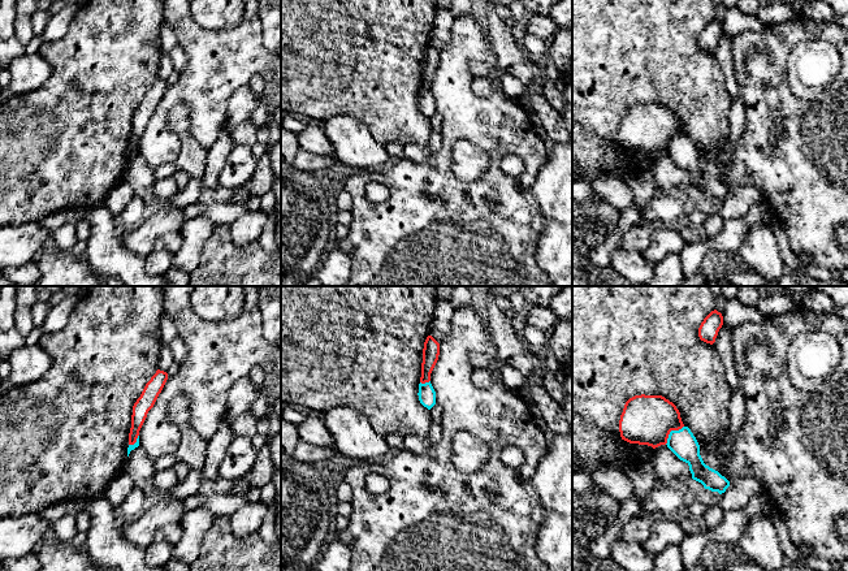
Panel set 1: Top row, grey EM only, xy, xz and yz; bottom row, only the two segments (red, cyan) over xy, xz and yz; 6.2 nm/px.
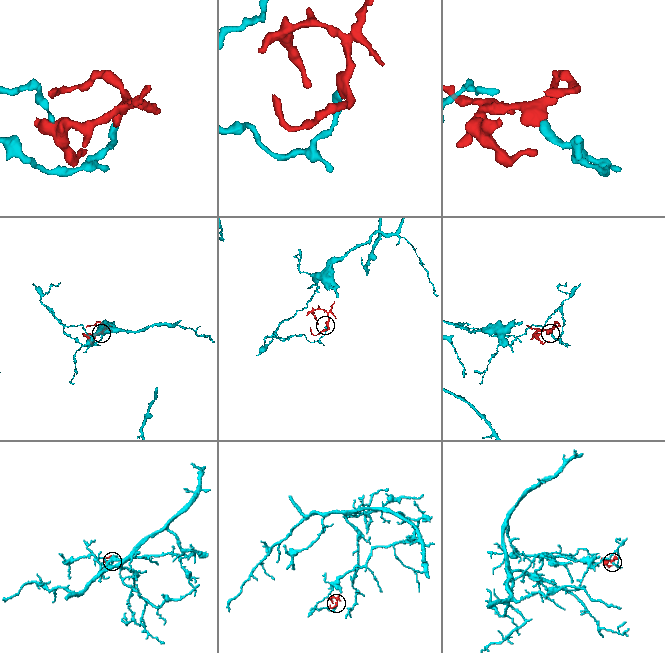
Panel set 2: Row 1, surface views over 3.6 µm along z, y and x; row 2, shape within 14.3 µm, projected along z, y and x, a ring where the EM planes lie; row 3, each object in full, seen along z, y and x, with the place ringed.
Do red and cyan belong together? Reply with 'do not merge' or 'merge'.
do not merge

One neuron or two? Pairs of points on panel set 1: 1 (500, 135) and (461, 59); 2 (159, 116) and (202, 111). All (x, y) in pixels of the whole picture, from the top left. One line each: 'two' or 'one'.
1: one
2: one

